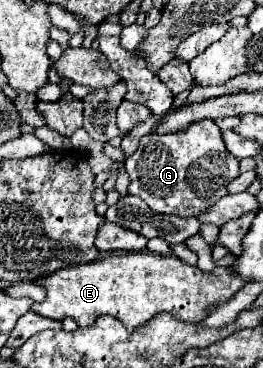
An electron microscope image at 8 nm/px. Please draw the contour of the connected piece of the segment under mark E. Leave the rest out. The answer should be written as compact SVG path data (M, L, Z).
M128 252L120 256L110 254L88 264L66 266L38 278L34 284L46 290L44 302L34 302L30 306L30 310L40 316L54 320L64 320L64 316L70 316L78 326L90 326L100 314L110 314L124 322L128 330L142 326L158 312L168 312L180 322L198 324L210 304L228 300L242 286L240 278L236 278L236 274L228 268L202 272L176 256L158 256L148 252Z

